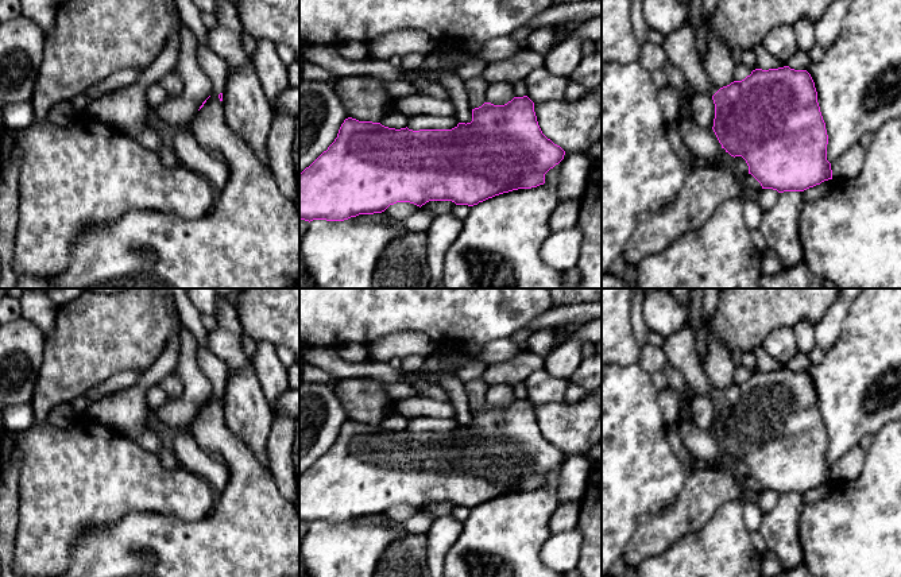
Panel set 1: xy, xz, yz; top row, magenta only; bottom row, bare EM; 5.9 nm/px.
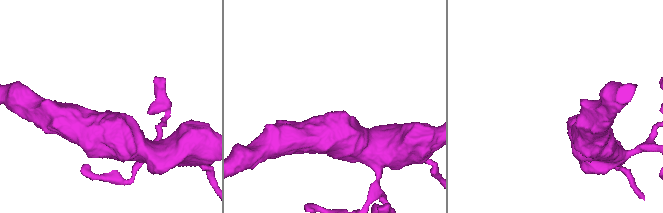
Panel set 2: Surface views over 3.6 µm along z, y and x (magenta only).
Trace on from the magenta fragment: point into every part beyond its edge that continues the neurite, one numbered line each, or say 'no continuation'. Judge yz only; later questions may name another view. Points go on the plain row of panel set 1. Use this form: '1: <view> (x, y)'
1: yz (680, 349)

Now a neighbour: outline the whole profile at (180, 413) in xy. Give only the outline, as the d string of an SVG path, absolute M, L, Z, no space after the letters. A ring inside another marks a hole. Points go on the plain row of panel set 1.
M182 328L179 359L174 373L183 384L183 394L154 408L156 418L177 431L189 430L200 408L212 395L212 384L197 364L198 344L193 333Z

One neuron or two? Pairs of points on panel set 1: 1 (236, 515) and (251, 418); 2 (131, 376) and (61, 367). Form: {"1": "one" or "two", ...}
{"1": "two", "2": "two"}

